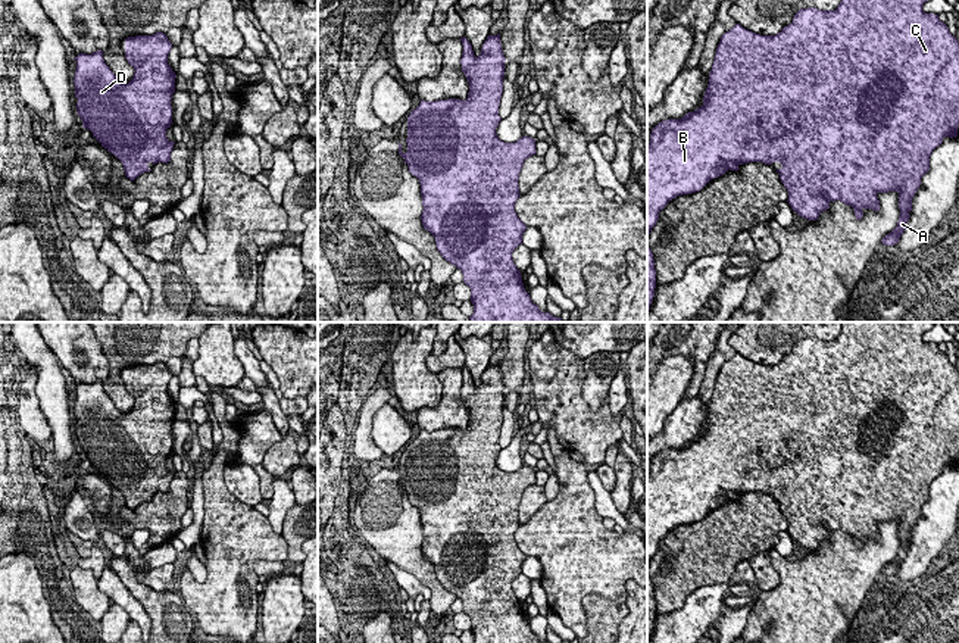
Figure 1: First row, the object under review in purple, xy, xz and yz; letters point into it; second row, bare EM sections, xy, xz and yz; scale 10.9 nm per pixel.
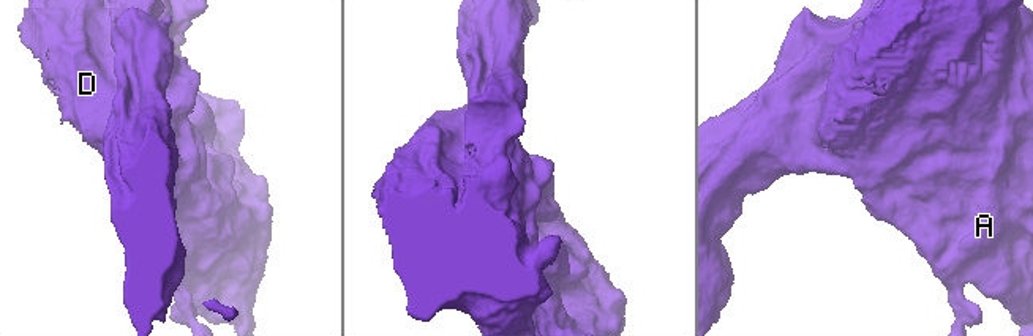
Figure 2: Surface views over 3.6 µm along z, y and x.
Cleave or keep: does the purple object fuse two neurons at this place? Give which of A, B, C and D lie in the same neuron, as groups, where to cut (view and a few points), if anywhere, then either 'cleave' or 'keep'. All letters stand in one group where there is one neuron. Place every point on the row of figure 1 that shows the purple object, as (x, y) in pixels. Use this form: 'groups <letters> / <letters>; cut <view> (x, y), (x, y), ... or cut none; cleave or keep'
groups A B C D; cut none; keep

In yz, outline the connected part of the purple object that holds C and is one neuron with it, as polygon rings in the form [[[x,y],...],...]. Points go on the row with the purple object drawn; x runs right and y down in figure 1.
[[[841,0],[835,10],[819,10],[815,7],[800,9],[794,15],[793,22],[784,26],[782,31],[775,35],[760,35],[743,28],[740,24],[735,24],[730,31],[727,31],[721,37],[721,41],[715,53],[712,71],[709,74],[709,84],[703,97],[703,104],[697,107],[694,112],[685,113],[681,119],[662,121],[652,129],[650,143],[647,144],[647,240],[652,228],[656,225],[659,219],[659,212],[665,209],[665,206],[677,196],[700,191],[710,180],[724,175],[728,169],[738,171],[738,166],[743,163],[763,162],[766,165],[771,165],[772,162],[780,162],[782,168],[777,169],[777,172],[780,174],[780,180],[788,191],[787,202],[799,216],[806,218],[809,221],[816,221],[818,216],[830,207],[830,203],[835,200],[840,200],[844,205],[852,206],[855,210],[855,216],[859,221],[863,216],[863,209],[872,209],[877,212],[880,210],[880,200],[877,197],[878,193],[897,191],[900,209],[899,222],[890,234],[883,237],[881,243],[885,246],[894,246],[896,243],[899,243],[899,238],[906,230],[908,221],[910,218],[909,212],[912,210],[912,199],[921,185],[921,178],[930,171],[930,156],[933,150],[943,143],[944,137],[956,138],[959,127],[959,41],[956,40],[956,37],[950,34],[947,25],[938,19],[938,15],[925,13],[922,10],[925,1],[928,0]]]

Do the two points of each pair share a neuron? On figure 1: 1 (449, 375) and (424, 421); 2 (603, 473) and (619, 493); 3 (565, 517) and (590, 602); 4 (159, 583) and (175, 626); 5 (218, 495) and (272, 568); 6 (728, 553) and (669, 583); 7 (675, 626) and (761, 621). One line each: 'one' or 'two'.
1: one
2: two
3: two
4: two
5: two
6: one
7: two

